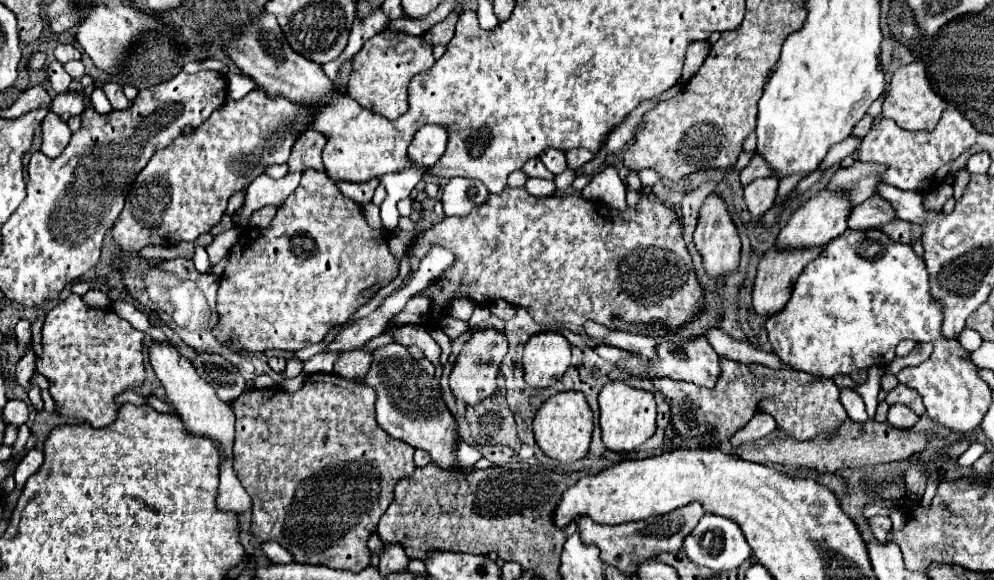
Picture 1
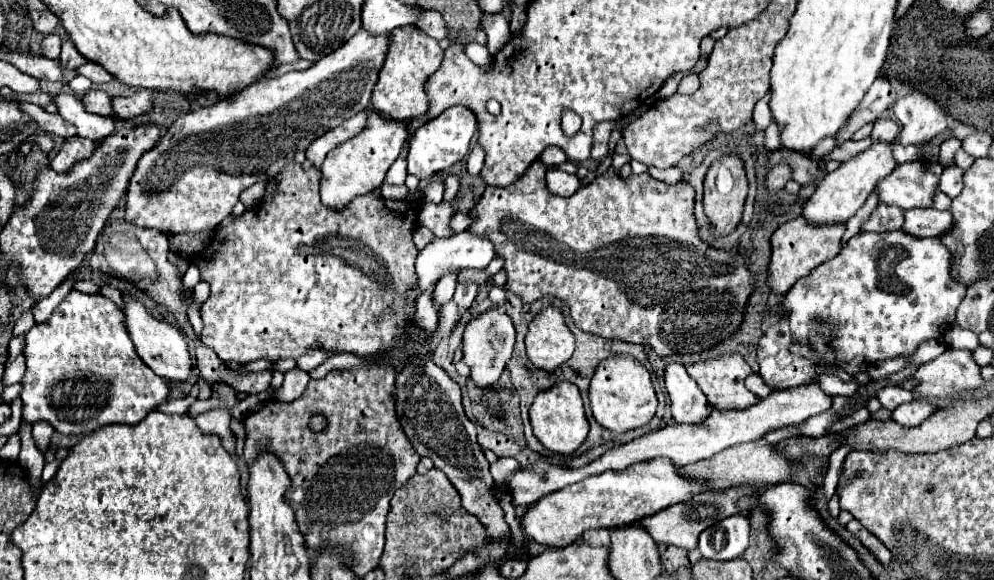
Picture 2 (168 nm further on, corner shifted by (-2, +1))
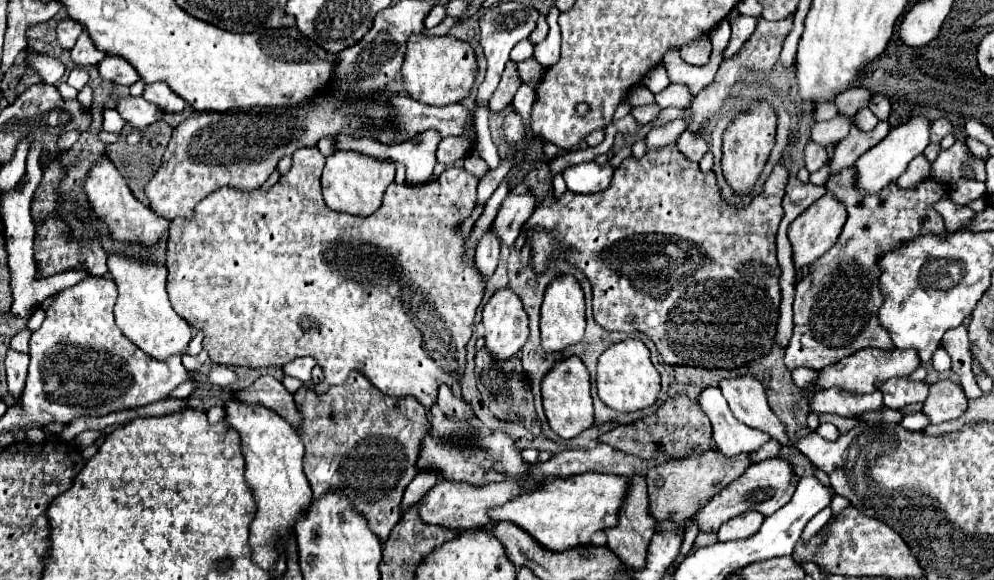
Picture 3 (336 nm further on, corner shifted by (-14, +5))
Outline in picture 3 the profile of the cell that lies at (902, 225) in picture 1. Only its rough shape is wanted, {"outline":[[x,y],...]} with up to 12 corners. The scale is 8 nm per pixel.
{"outline":[[822,195],[788,227],[794,267],[838,241],[846,209]]}

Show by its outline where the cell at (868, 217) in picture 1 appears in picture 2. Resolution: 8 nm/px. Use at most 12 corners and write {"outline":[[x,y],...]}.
{"outline":[[908,209],[902,229],[914,237],[942,237],[948,211]]}

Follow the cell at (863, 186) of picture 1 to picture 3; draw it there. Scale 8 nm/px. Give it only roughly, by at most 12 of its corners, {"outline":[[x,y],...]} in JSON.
{"outline":[[948,195],[934,209],[958,231],[974,217],[972,209],[956,205]]}

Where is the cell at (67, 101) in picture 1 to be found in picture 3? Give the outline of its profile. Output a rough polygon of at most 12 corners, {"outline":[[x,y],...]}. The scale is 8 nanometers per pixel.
{"outline":[[124,97],[116,111],[132,127],[160,121],[162,109],[142,97]]}

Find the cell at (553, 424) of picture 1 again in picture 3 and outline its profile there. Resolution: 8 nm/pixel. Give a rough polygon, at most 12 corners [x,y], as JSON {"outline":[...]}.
{"outline":[[578,357],[542,381],[550,429],[574,439],[594,425],[590,375]]}

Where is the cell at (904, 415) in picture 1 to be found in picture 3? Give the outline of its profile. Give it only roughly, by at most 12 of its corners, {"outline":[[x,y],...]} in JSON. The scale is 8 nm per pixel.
{"outline":[[954,381],[930,385],[922,413],[944,423],[966,411],[966,395]]}

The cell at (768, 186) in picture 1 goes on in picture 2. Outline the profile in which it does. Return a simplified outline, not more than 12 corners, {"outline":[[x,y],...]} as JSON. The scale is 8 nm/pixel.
{"outline":[[778,163],[768,173],[768,189],[778,191],[790,181],[790,167]]}

